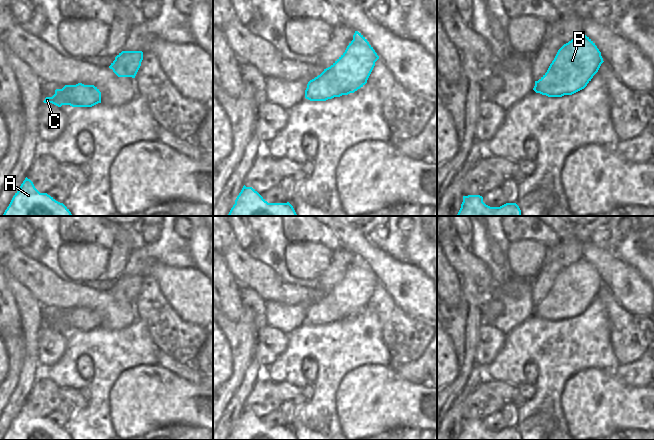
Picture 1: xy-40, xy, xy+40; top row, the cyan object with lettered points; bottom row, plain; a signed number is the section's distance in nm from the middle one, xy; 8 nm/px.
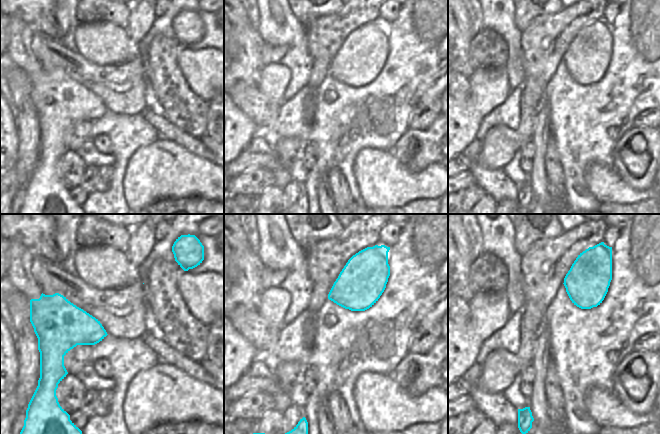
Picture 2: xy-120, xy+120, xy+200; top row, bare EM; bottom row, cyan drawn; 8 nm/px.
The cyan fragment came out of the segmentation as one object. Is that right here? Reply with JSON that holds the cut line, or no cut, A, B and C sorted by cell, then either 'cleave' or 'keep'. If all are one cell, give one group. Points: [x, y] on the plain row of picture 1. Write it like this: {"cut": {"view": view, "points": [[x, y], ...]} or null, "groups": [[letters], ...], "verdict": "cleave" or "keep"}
{"cut": null, "groups": [["A", "B", "C"]], "verdict": "keep"}

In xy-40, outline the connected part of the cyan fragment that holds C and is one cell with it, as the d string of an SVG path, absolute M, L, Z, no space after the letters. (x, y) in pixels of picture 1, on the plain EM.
M65 309L56 313L52 321L46 321L44 327L52 327L58 331L70 329L72 331L92 331L101 327L101 316L94 309Z

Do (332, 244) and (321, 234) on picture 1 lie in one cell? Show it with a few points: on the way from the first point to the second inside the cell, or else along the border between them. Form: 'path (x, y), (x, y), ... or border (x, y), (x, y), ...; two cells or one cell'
path (329, 241), (324, 236); one cell

